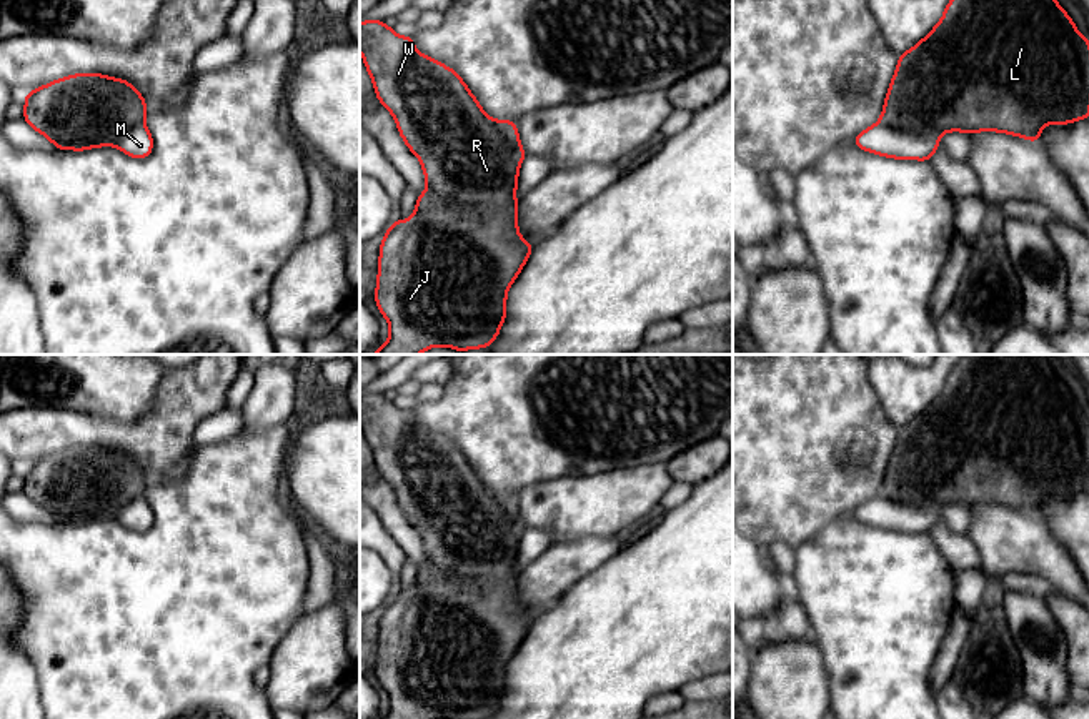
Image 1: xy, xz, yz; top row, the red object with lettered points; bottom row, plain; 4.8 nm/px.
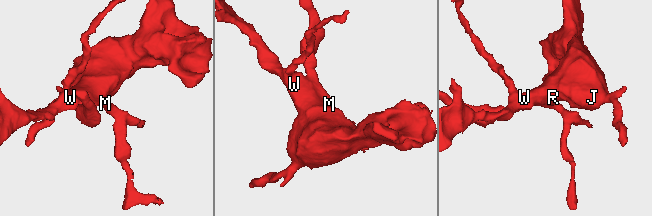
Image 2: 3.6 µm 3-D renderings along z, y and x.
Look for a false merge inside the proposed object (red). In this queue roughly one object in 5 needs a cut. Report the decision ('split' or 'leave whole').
leave whole

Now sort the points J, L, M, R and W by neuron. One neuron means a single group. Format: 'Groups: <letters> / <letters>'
Groups: J L M R W

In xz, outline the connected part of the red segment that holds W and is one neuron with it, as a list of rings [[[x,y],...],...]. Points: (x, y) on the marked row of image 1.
[[[363,20],[360,23],[360,52],[373,80],[376,98],[386,110],[391,112],[403,141],[408,145],[410,151],[420,158],[426,176],[426,190],[418,195],[415,213],[405,221],[396,218],[383,235],[375,301],[380,313],[390,325],[390,340],[385,345],[380,345],[380,348],[371,355],[420,355],[421,351],[435,346],[450,346],[456,351],[488,348],[498,338],[500,328],[505,323],[506,293],[535,248],[518,233],[518,200],[515,195],[520,165],[526,158],[520,143],[518,125],[510,120],[491,120],[453,68],[448,68],[441,62],[420,53],[415,48],[413,37],[396,35],[391,27],[385,25],[385,22]]]

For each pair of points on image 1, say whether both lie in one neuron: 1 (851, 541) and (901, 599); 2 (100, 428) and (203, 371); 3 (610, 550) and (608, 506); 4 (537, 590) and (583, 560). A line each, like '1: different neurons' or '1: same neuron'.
1: same neuron
2: same neuron
3: different neurons
4: same neuron

